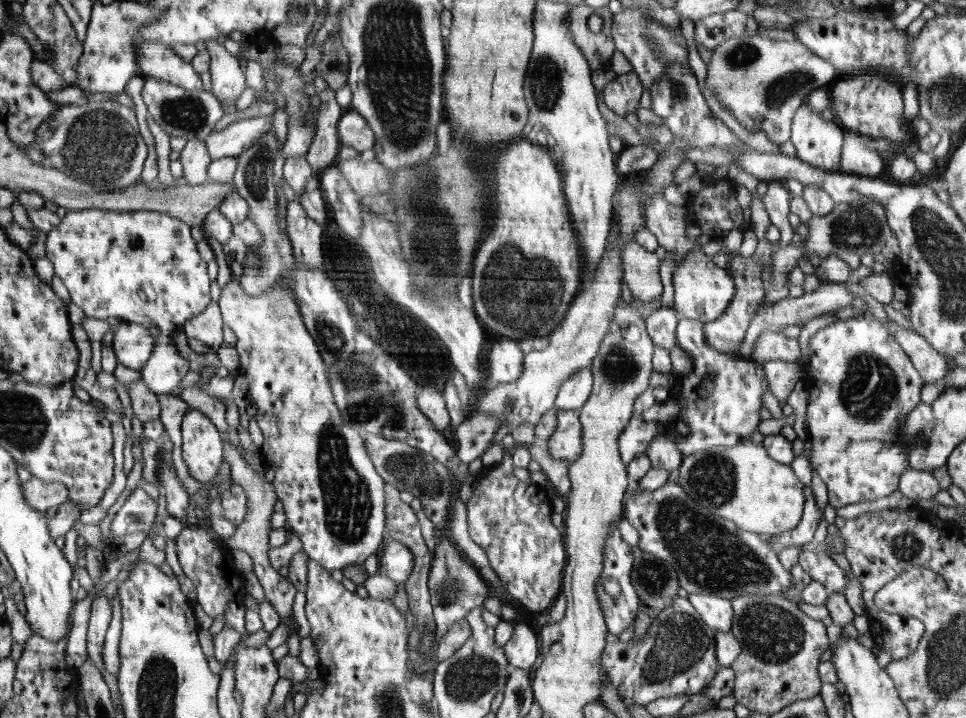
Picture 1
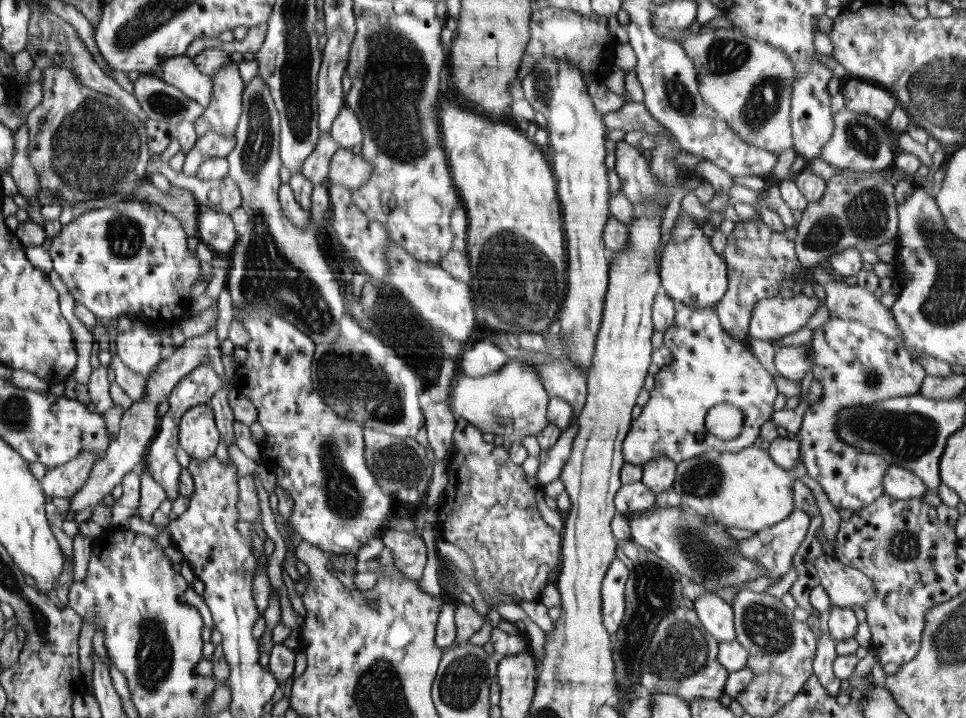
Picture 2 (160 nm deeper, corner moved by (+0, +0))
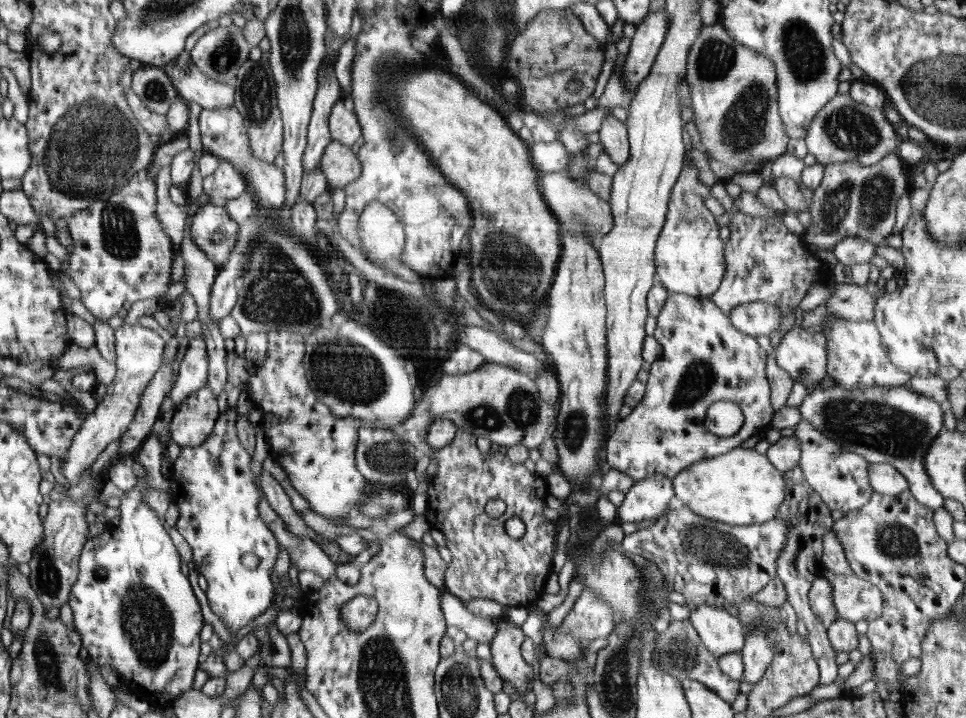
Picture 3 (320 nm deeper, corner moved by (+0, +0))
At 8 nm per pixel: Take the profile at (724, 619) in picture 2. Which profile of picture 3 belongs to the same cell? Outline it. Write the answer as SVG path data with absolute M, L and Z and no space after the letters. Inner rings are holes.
M698 605L691 610L688 619L714 658L743 649L744 626L739 616L733 615L733 610Z

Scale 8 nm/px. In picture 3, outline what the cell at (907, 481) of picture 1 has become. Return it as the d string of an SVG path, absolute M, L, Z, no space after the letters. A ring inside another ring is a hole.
M869 463L868 481L872 491L886 496L898 496L900 492L910 490L904 476L887 463Z

